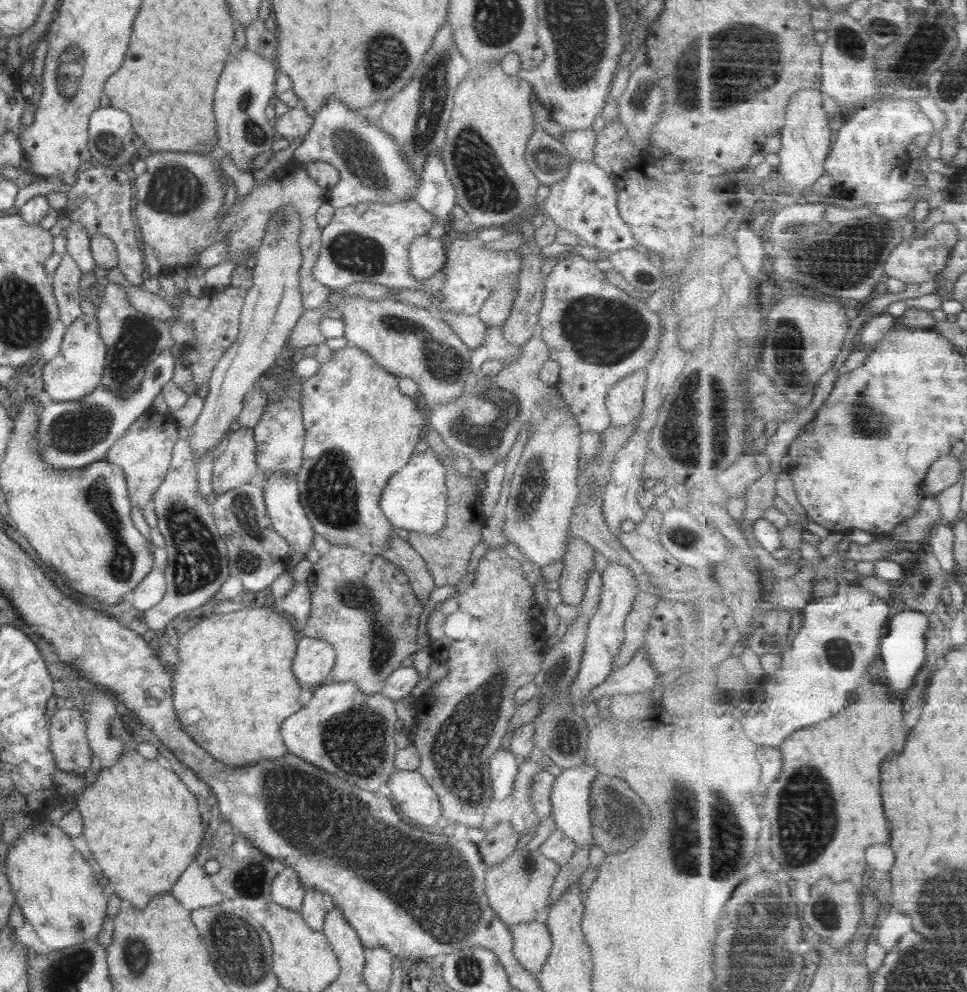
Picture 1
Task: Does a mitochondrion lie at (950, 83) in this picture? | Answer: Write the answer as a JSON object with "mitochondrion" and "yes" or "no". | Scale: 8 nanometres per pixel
{"mitochondrion":"yes"}

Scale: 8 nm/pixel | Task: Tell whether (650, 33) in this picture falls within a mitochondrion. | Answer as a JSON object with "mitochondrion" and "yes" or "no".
{"mitochondrion":"no"}

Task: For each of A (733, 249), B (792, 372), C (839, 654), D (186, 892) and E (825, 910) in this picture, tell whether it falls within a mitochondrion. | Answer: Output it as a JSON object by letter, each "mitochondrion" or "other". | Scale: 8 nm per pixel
{"A":"other","B":"mitochondrion","C":"mitochondrion","D":"other","E":"mitochondrion"}

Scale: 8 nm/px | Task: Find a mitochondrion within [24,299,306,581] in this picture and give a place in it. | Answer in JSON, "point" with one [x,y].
{"point":[80,429]}

